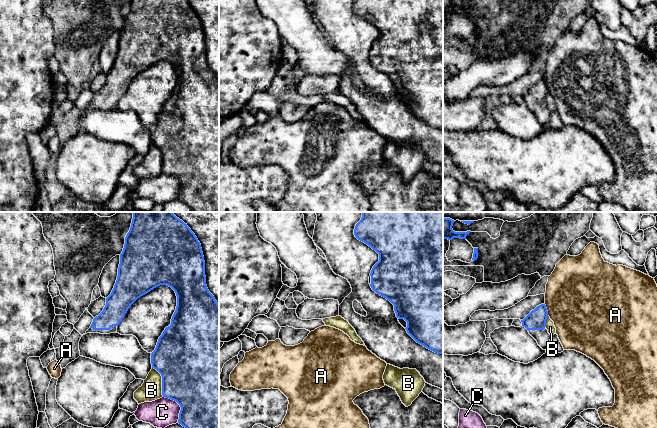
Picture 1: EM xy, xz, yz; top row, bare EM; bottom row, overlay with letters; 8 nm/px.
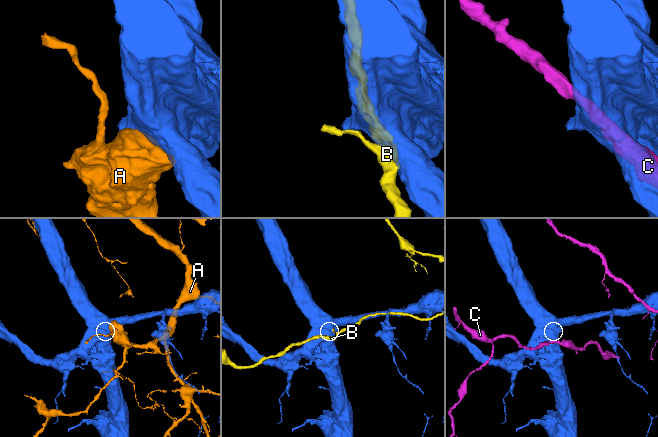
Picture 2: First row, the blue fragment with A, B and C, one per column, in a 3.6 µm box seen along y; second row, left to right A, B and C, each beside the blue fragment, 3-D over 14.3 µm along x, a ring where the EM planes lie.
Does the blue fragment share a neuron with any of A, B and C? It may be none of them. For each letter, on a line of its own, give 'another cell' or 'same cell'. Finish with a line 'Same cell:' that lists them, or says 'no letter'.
A: another cell
B: another cell
C: another cell
Same cell: no letter

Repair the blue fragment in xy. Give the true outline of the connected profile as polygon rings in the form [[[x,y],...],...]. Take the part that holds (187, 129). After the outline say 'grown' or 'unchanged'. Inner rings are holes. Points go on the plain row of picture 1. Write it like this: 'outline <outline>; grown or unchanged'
outline [[[131,0],[130,6],[125,13],[125,20],[120,30],[118,52],[111,70],[106,74],[106,81],[103,87],[93,95],[87,109],[110,110],[116,109],[117,103],[124,94],[131,81],[141,72],[147,70],[160,61],[171,63],[177,72],[176,86],[172,92],[171,100],[165,104],[159,113],[155,126],[151,129],[152,144],[156,145],[162,152],[162,171],[165,174],[176,177],[180,183],[178,199],[189,206],[193,212],[219,212],[219,80],[209,68],[206,61],[205,37],[201,24],[195,10],[187,0]]]; grown

